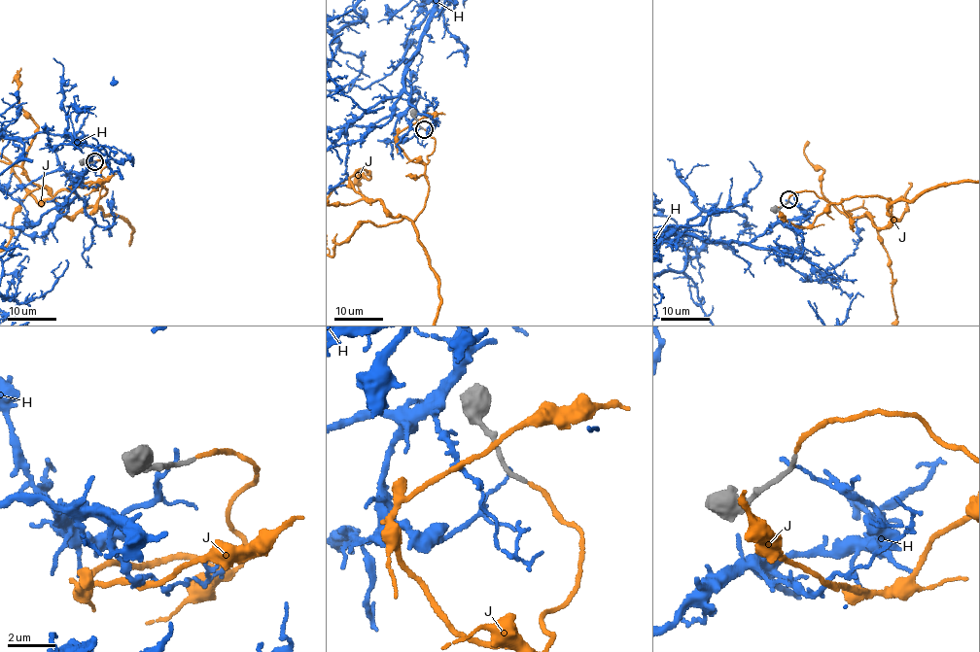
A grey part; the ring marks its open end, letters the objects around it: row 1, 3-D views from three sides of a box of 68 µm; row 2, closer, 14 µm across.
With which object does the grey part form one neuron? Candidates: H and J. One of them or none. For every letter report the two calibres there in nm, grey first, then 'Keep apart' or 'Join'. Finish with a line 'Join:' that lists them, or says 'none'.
H: Thickness 240 nm (grey) against 160 nm. Keep apart
J: Thickness 190 nm (grey) against 160 nm. Join
Join: J

